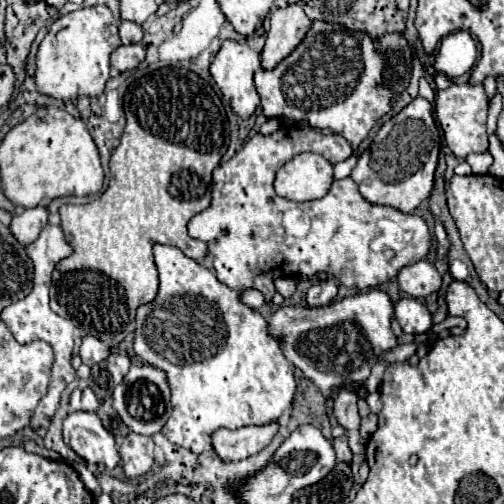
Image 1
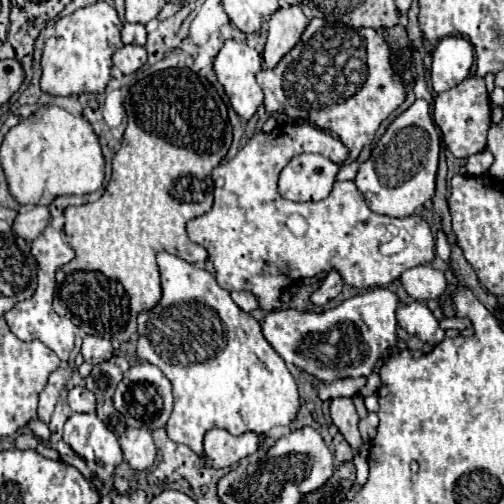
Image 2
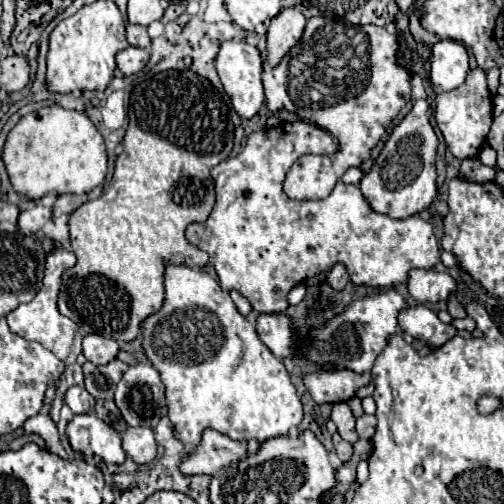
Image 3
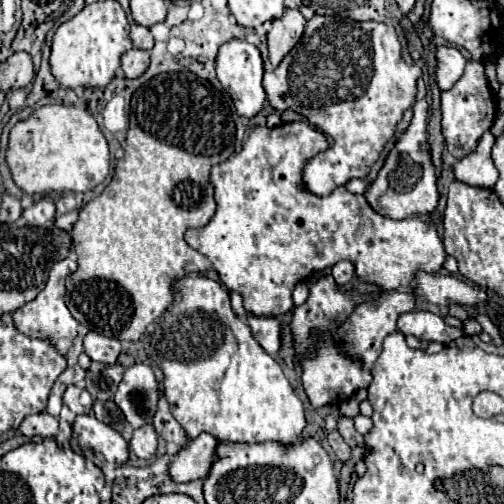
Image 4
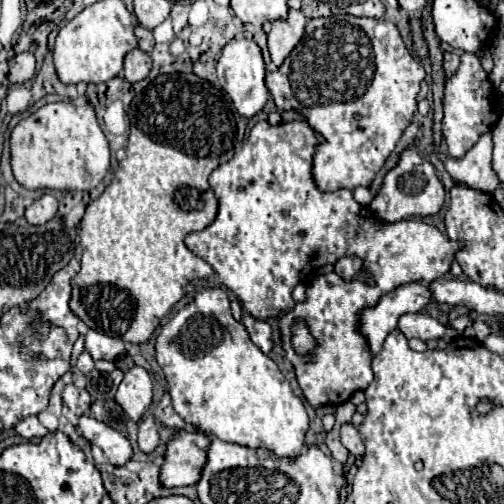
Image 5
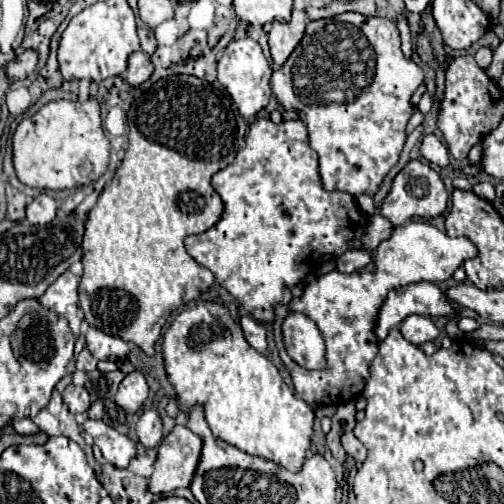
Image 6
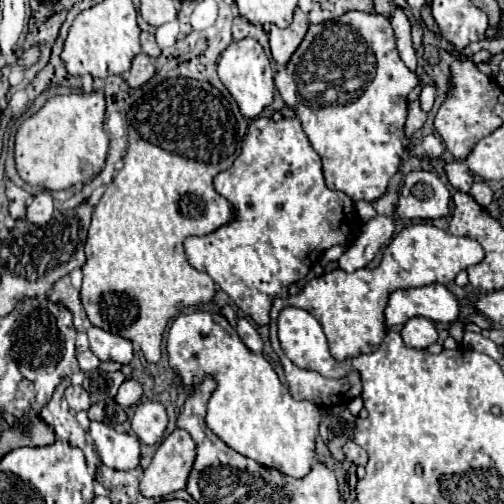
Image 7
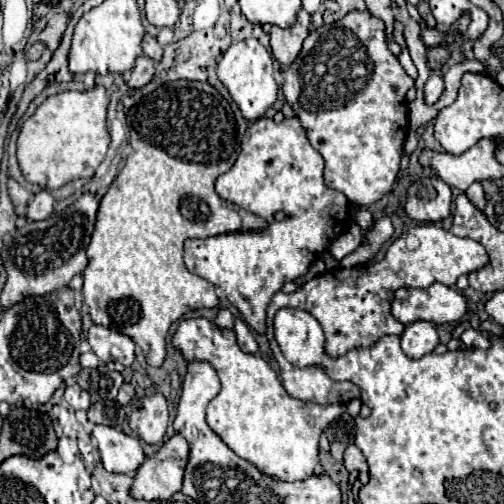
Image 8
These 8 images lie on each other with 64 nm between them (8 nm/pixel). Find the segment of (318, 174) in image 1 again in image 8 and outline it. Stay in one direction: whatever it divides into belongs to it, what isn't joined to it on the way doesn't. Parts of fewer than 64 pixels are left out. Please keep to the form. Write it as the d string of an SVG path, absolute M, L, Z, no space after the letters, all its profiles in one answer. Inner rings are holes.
M368 10L364 12L348 12L344 18L340 18L334 24L328 26L320 26L316 30L312 30L308 34L308 38L304 40L304 46L300 50L300 56L286 68L282 68L282 92L286 102L292 106L292 110L296 112L296 116L300 118L310 144L322 154L326 166L324 166L324 182L328 188L340 190L346 194L346 198L354 204L354 206L370 206L376 200L380 200L384 194L390 192L392 182L398 174L400 168L400 160L402 160L402 146L404 146L404 138L406 138L406 128L408 128L408 102L406 102L406 92L414 86L414 80L406 74L406 70L400 66L398 58L388 50L388 38L386 38L386 26L380 18L372 16Z

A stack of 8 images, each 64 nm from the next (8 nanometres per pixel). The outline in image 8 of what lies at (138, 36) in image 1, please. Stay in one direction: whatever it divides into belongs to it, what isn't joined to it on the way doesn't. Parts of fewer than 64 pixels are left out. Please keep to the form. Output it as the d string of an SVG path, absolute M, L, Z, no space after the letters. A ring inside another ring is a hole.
M150 34L144 36L144 40L142 40L142 50L144 50L146 56L150 56L150 58L156 60L156 62L162 58L162 48L160 48L160 44L156 42L156 38L152 38Z

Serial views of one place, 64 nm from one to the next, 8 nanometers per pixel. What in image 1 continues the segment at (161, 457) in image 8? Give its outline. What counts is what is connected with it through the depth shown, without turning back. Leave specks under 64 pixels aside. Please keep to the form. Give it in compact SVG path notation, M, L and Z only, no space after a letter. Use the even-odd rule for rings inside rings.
M278 422L264 426L244 426L236 430L220 428L212 434L212 444L216 454L224 462L238 462L266 448L276 432L278 432Z

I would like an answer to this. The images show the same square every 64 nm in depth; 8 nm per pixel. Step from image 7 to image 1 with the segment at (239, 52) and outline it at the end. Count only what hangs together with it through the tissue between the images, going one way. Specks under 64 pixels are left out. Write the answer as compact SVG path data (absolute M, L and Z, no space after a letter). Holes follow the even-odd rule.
M226 40L210 64L210 74L212 74L214 82L222 90L224 98L230 102L234 114L238 114L240 118L250 118L254 114L254 110L260 106L260 96L258 96L254 80L252 80L254 72L258 68L260 68L260 54L236 40Z

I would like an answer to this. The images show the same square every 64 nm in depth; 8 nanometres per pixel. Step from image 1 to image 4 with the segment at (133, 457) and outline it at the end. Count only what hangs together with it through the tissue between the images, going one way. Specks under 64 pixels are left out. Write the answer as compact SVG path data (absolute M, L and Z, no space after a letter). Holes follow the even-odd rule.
M148 424L148 426L138 428L138 432L132 432L132 438L130 438L130 442L128 442L128 448L130 448L138 458L150 460L150 458L154 458L154 454L156 454L156 440L158 440L158 436L156 436L154 428Z

